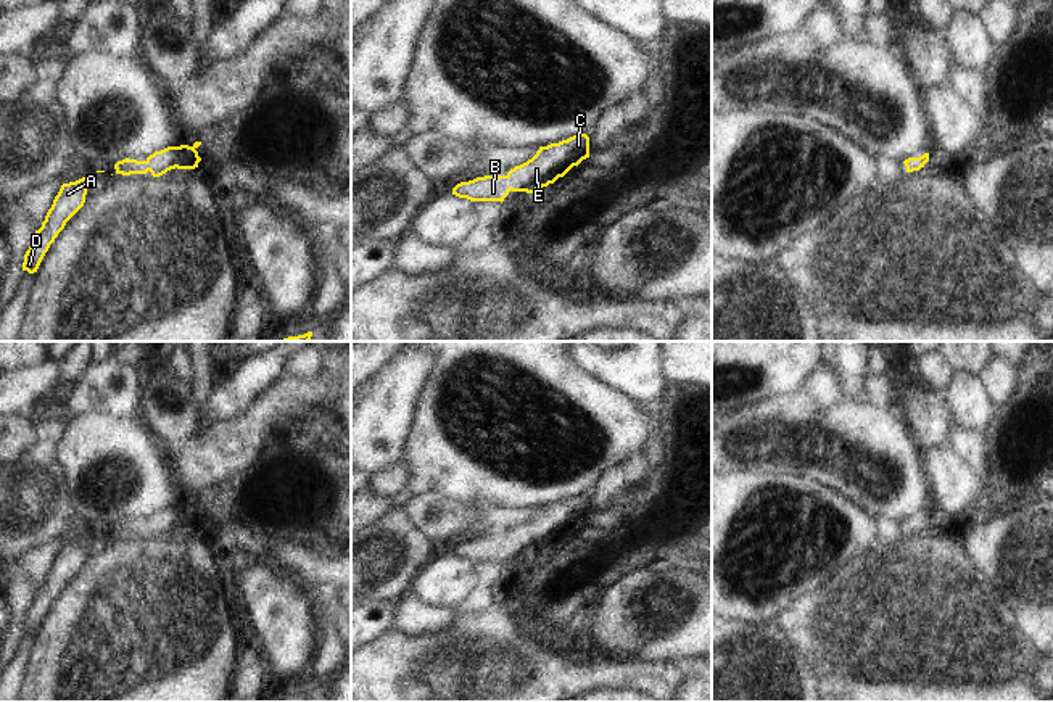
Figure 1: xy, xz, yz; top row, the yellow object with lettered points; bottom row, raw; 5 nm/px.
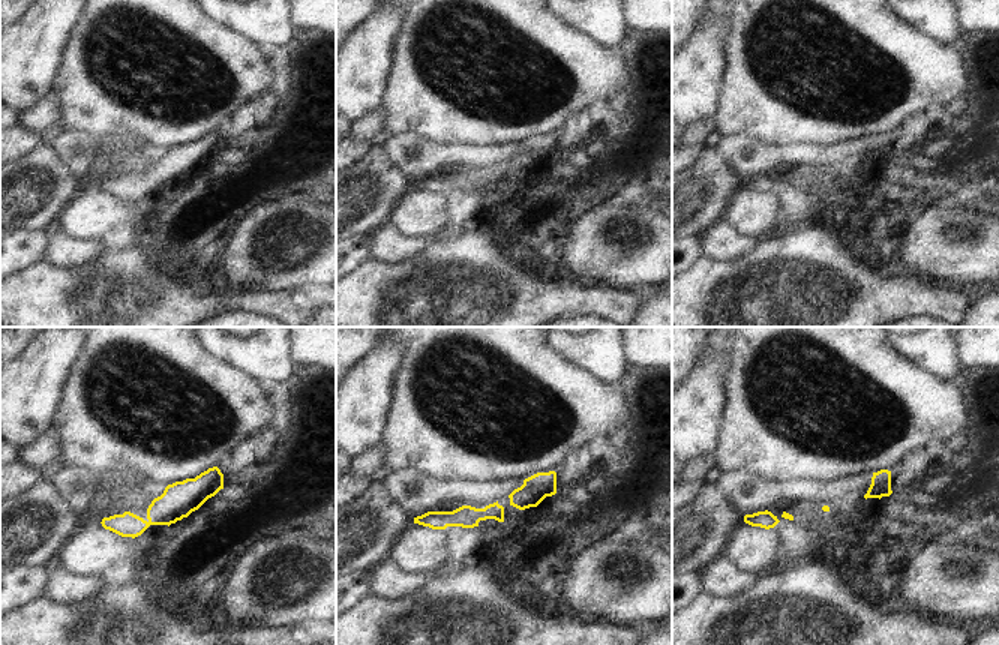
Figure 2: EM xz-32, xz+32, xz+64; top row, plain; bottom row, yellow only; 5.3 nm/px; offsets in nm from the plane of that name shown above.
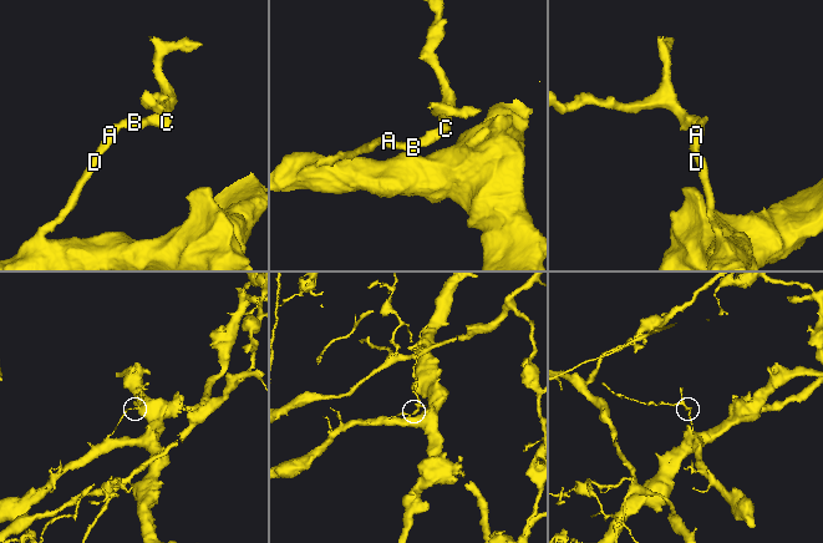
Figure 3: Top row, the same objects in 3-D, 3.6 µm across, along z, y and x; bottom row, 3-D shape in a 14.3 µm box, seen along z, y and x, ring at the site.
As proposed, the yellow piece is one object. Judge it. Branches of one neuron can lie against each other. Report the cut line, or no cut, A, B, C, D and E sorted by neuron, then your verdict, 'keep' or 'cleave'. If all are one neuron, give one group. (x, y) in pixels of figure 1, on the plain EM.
cut none; groups A B C D E; keep

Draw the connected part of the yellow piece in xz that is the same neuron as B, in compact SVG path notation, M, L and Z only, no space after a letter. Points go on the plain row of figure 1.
M576 494L559 504L539 507L531 520L515 526L506 536L485 536L460 543L452 549L452 555L470 562L502 564L510 551L535 554L564 538L586 518L589 518L589 498Z

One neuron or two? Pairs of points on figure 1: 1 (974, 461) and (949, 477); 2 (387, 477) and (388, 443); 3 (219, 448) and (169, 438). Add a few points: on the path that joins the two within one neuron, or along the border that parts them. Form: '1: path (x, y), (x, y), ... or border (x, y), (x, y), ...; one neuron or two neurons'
1: border (947, 446), (979, 477); two neurons
2: border (400, 458), (367, 477); two neurons
3: border (194, 437), (177, 451), (168, 453); two neurons

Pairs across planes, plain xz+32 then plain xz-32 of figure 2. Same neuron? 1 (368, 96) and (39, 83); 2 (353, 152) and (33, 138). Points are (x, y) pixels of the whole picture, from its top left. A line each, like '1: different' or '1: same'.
1: same
2: same

